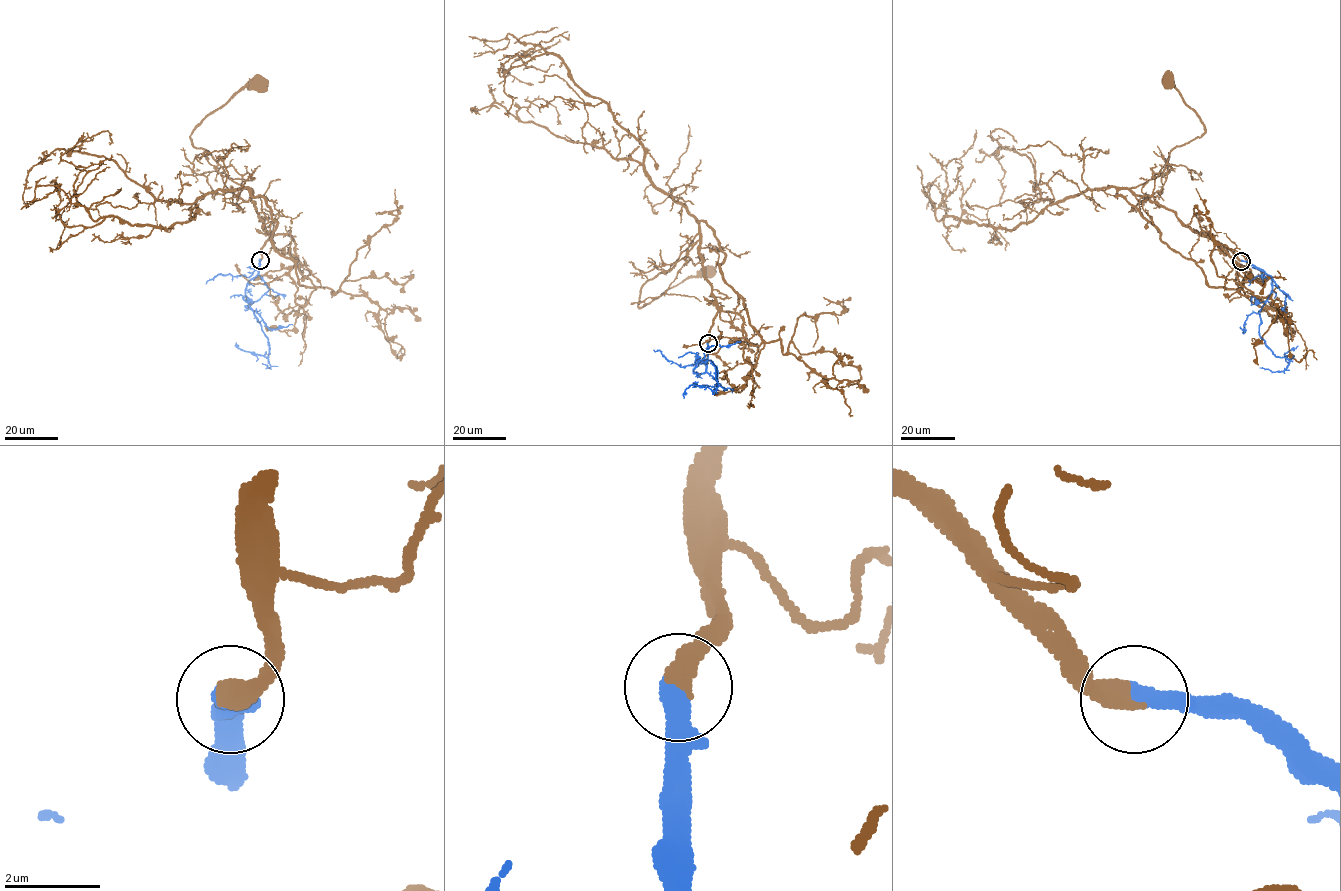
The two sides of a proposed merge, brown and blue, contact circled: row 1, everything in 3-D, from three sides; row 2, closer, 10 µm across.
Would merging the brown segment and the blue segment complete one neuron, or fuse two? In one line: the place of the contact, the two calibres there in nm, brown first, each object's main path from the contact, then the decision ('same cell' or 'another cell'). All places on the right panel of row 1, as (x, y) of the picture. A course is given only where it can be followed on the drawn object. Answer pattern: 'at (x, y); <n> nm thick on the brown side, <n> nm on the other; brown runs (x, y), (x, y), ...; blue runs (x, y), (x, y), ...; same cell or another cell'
at (1241, 261); 480 nm thick on the brown side, 440 nm on the other; brown runs (1242, 261), (1193, 232), (1172, 211), (1129, 188), (1159, 175), (1175, 147), (1204, 132), (1202, 120), (1168, 82); blue runs (1242, 261), (1272, 278), (1259, 314), (1259, 334), (1265, 344), (1290, 360), (1284, 354), (1298, 346); same cell

